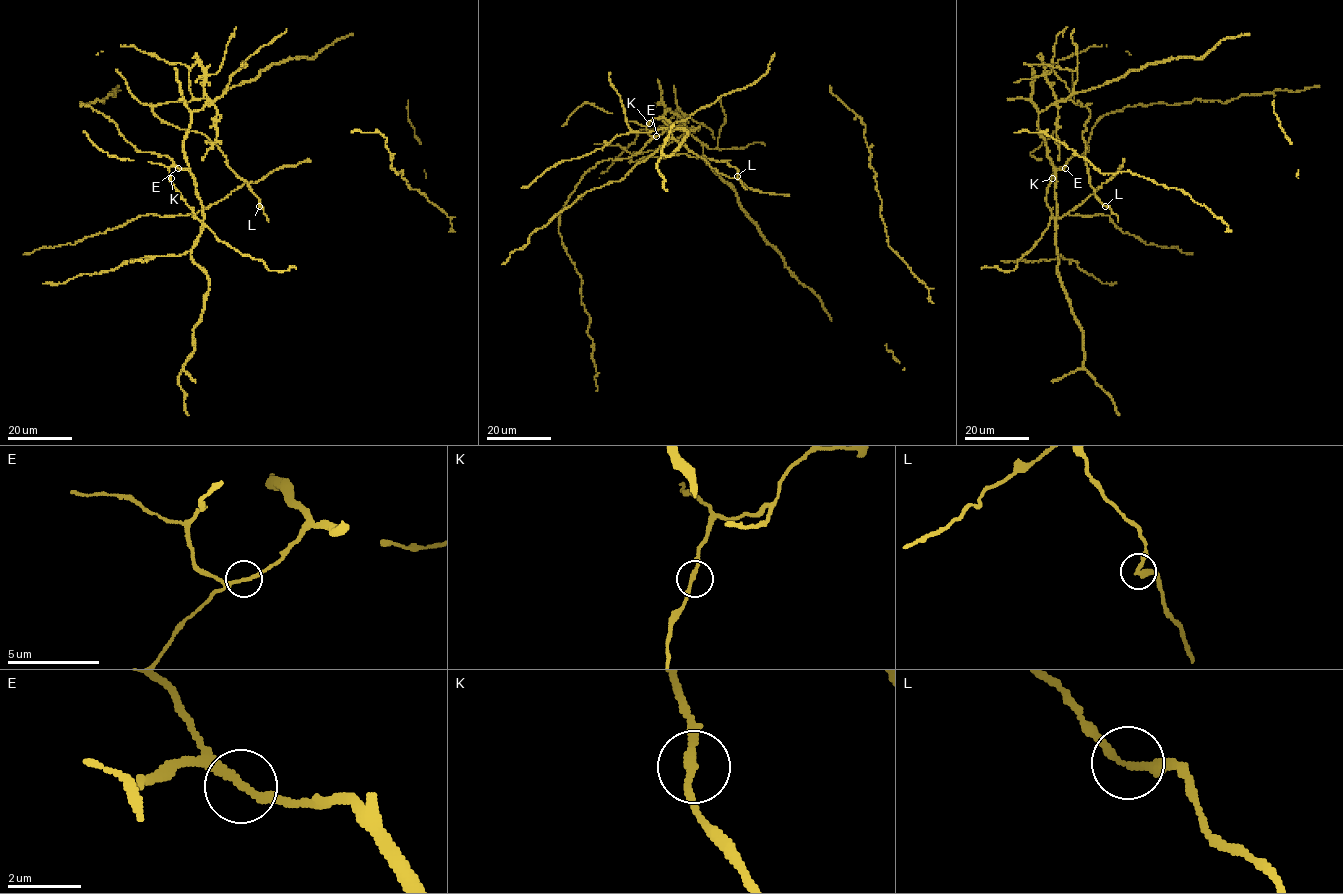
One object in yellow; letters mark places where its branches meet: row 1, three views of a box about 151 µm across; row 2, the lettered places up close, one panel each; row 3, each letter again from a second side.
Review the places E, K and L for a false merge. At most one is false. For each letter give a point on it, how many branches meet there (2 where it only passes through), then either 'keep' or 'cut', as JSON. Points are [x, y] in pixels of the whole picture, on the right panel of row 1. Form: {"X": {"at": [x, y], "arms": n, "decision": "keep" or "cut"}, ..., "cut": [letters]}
{"E": {"at": [1065, 168], "arms": 2, "decision": "keep"}, "K": {"at": [1052, 178], "arms": 2, "decision": "keep"}, "L": {"at": [1105, 206], "arms": 2, "decision": "keep"}, "cut": []}

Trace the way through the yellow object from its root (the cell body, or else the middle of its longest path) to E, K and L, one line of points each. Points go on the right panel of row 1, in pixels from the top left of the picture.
E: (1053, 166), (1055, 169), (1065, 168)
K: (1053, 166), (1055, 169), (1065, 167), (1056, 168), (1052, 178)
L: (1053, 166), (1039, 129), (1039, 113), (1062, 99), (1079, 101), (1091, 113), (1082, 132), (1090, 185), (1104, 206)

